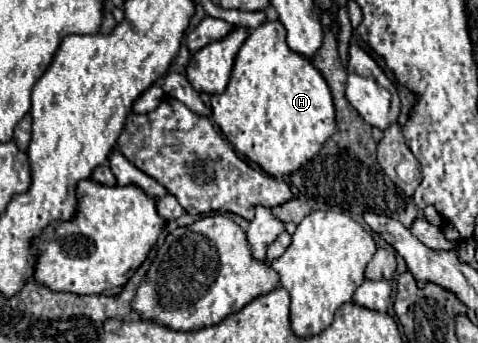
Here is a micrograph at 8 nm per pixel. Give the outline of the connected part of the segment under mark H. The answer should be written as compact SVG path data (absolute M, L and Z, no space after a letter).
M279 21L263 23L255 31L251 31L235 57L233 73L225 93L211 97L213 119L229 143L247 159L257 163L265 173L277 179L283 175L291 175L309 159L313 159L321 151L323 143L337 131L333 97L325 79L321 77L321 73L317 73L309 59L293 53L287 47L285 37L285 27Z

